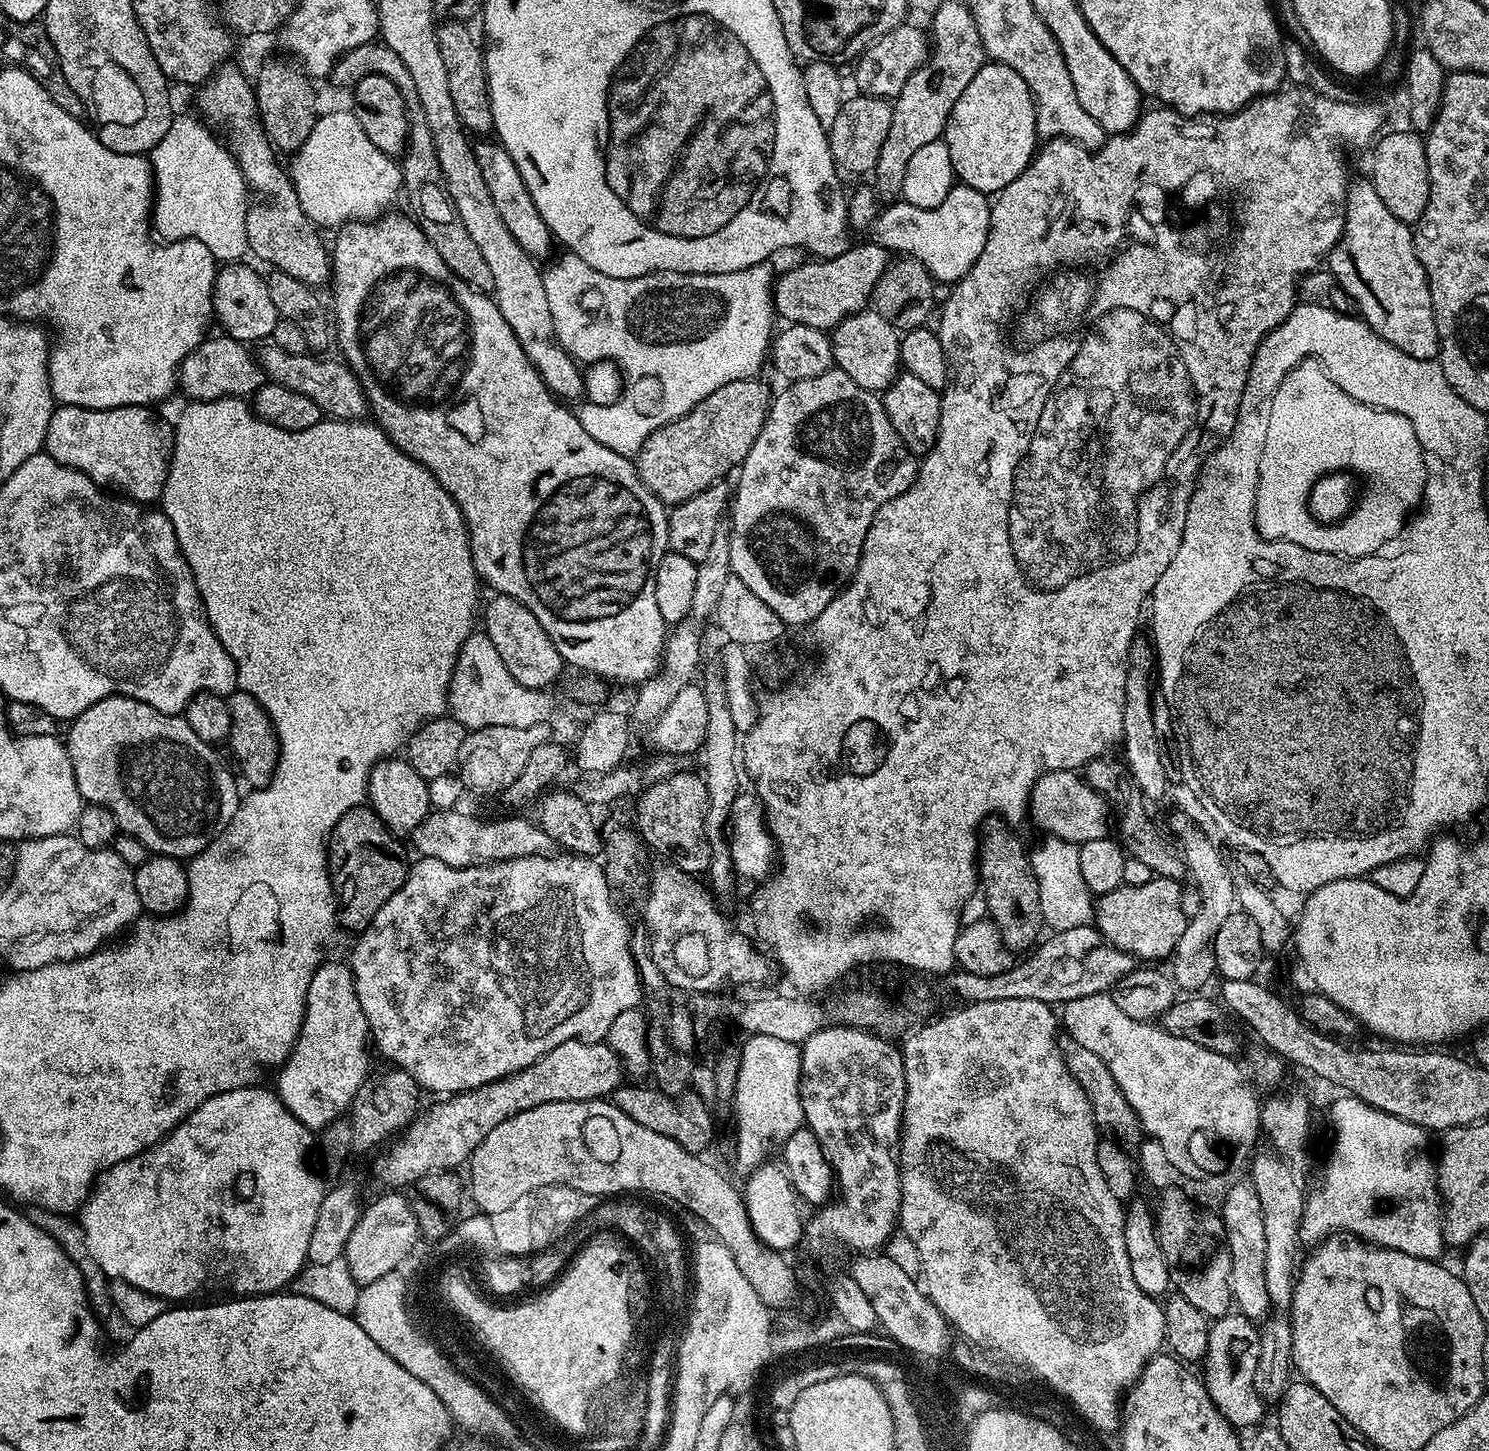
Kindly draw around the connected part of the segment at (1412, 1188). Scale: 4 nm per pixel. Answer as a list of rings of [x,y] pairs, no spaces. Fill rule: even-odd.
[[[1337,1096],[1340,1097],[1328,1108],[1332,1149],[1328,1152],[1328,1165],[1320,1176],[1320,1188],[1307,1193],[1300,1223],[1300,1244],[1315,1246],[1333,1234],[1351,1234],[1372,1246],[1399,1248],[1416,1258],[1439,1261],[1446,1247],[1446,1209],[1436,1179],[1436,1165],[1433,1157],[1428,1157],[1429,1133],[1414,1122],[1406,1122],[1362,1102],[1357,1096]]]

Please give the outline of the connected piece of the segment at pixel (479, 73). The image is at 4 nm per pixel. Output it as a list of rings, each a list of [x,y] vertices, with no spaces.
[[[451,18],[445,19],[437,27],[436,37],[438,38],[438,50],[442,54],[442,66],[446,66],[446,79],[450,82],[450,98],[454,98],[454,110],[458,110],[458,118],[460,123],[464,125],[469,133],[484,132],[480,134],[488,134],[493,131],[492,127],[492,107],[490,106],[490,94],[488,93],[488,79],[486,78],[486,70],[484,69],[484,53],[481,45],[476,44],[476,40],[472,37],[472,32],[468,29],[467,23]]]

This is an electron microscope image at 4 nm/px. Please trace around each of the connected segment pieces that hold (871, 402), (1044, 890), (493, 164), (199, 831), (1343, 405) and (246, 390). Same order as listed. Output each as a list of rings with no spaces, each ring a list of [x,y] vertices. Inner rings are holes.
[[[833,366],[818,374],[818,378],[794,380],[784,387],[788,388],[782,389],[777,396],[775,393],[768,410],[768,418],[764,421],[754,446],[750,446],[750,454],[746,454],[744,463],[738,469],[740,477],[736,480],[736,488],[734,484],[734,495],[730,500],[730,566],[732,575],[742,578],[746,587],[757,598],[762,598],[762,602],[766,602],[766,606],[770,606],[770,610],[774,610],[778,618],[782,618],[784,625],[808,626],[818,618],[818,614],[822,614],[822,610],[826,610],[826,606],[830,606],[833,598],[856,573],[862,546],[870,530],[870,522],[874,522],[874,514],[883,504],[890,502],[890,498],[898,498],[898,494],[905,492],[916,481],[918,460],[902,442],[902,438],[898,438],[894,426],[890,426],[883,399],[877,393],[867,392],[862,386],[858,386],[858,382],[854,382],[854,378],[850,378],[850,374],[846,374],[841,368]]]
[[[1048,836],[1031,853],[1032,873],[1038,882],[1038,902],[1045,925],[1052,932],[1087,928],[1094,920],[1094,894],[1082,878],[1082,866],[1078,862],[1080,849],[1077,845]]]
[[[491,139],[481,140],[484,141],[480,145],[477,143],[474,148],[478,170],[482,170],[482,179],[490,189],[490,198],[494,198],[494,206],[502,217],[502,222],[506,222],[506,230],[514,234],[514,242],[518,242],[518,246],[522,246],[522,250],[526,250],[529,256],[541,258],[554,245],[552,231],[546,226],[546,222],[542,222],[542,214],[538,214],[538,206],[534,206],[526,190],[526,182],[522,182],[522,174],[518,174],[518,166],[514,166],[508,151]]]
[[[111,696],[110,698],[102,698],[102,702],[94,702],[94,706],[82,710],[82,714],[78,714],[75,720],[67,725],[67,728],[66,747],[70,766],[74,768],[74,778],[80,791],[81,801],[97,804],[106,810],[110,810],[110,814],[114,814],[116,819],[117,829],[125,836],[138,838],[138,842],[142,842],[142,846],[146,846],[149,853],[177,858],[197,856],[199,852],[206,850],[206,846],[213,844],[222,835],[240,806],[241,793],[236,793],[236,784],[232,781],[231,774],[220,765],[220,760],[216,757],[217,749],[211,744],[202,742],[202,738],[198,738],[198,734],[194,734],[194,730],[190,730],[190,726],[184,721],[183,715],[162,714],[158,710],[154,710],[154,706],[146,706],[146,702],[138,702],[125,696]]]
[[[1309,358],[1301,362],[1298,366],[1294,366],[1294,370],[1290,370],[1290,374],[1286,374],[1286,378],[1282,382],[1282,386],[1278,386],[1278,390],[1272,393],[1272,405],[1270,406],[1270,422],[1266,426],[1266,442],[1262,446],[1262,462],[1258,466],[1258,490],[1256,491],[1256,528],[1260,531],[1261,536],[1266,540],[1285,540],[1286,542],[1294,542],[1298,546],[1302,546],[1306,550],[1314,550],[1315,552],[1329,552],[1330,554],[1334,554],[1335,556],[1342,556],[1345,558],[1355,558],[1358,556],[1375,556],[1381,550],[1387,549],[1384,548],[1388,543],[1391,542],[1392,539],[1395,538],[1396,535],[1399,534],[1400,531],[1404,528],[1404,519],[1408,516],[1408,511],[1411,510],[1412,507],[1419,505],[1421,503],[1424,487],[1426,486],[1426,482],[1428,481],[1428,467],[1426,466],[1426,462],[1424,461],[1424,447],[1420,445],[1418,442],[1418,434],[1414,430],[1414,426],[1410,426],[1410,418],[1406,418],[1402,414],[1394,414],[1393,412],[1384,412],[1381,408],[1371,408],[1369,404],[1363,404],[1362,402],[1358,402],[1354,398],[1350,398],[1350,394],[1346,394],[1341,390],[1339,384],[1336,383],[1335,379],[1330,375],[1329,369],[1325,368],[1323,363],[1319,359]],[[1331,472],[1346,472],[1351,474],[1353,477],[1359,478],[1361,476],[1364,479],[1364,488],[1362,484],[1362,491],[1356,497],[1356,503],[1353,504],[1352,509],[1348,511],[1347,514],[1340,520],[1336,520],[1333,524],[1327,524],[1326,522],[1322,522],[1318,518],[1314,518],[1314,514],[1310,510],[1310,506],[1308,505],[1308,499],[1310,498],[1310,494],[1312,493],[1312,487],[1314,486],[1314,482],[1318,482],[1318,478],[1322,478],[1326,474],[1330,474]]]
[[[223,334],[217,336],[209,335],[190,354],[186,354],[184,361],[180,363],[178,373],[179,391],[184,391],[188,395],[189,401],[193,400],[220,400],[223,396],[234,396],[237,398],[248,398],[266,383],[264,372],[260,364],[256,361],[253,349],[247,343],[235,340]]]

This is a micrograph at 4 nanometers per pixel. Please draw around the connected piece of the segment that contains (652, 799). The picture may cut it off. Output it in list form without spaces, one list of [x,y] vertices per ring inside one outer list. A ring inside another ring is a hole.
[[[685,770],[670,778],[662,778],[662,782],[654,782],[654,786],[641,792],[635,804],[634,827],[653,853],[656,851],[664,856],[660,858],[689,874],[707,873],[711,864],[711,848],[705,831],[708,798],[703,775],[695,776],[691,770]]]

